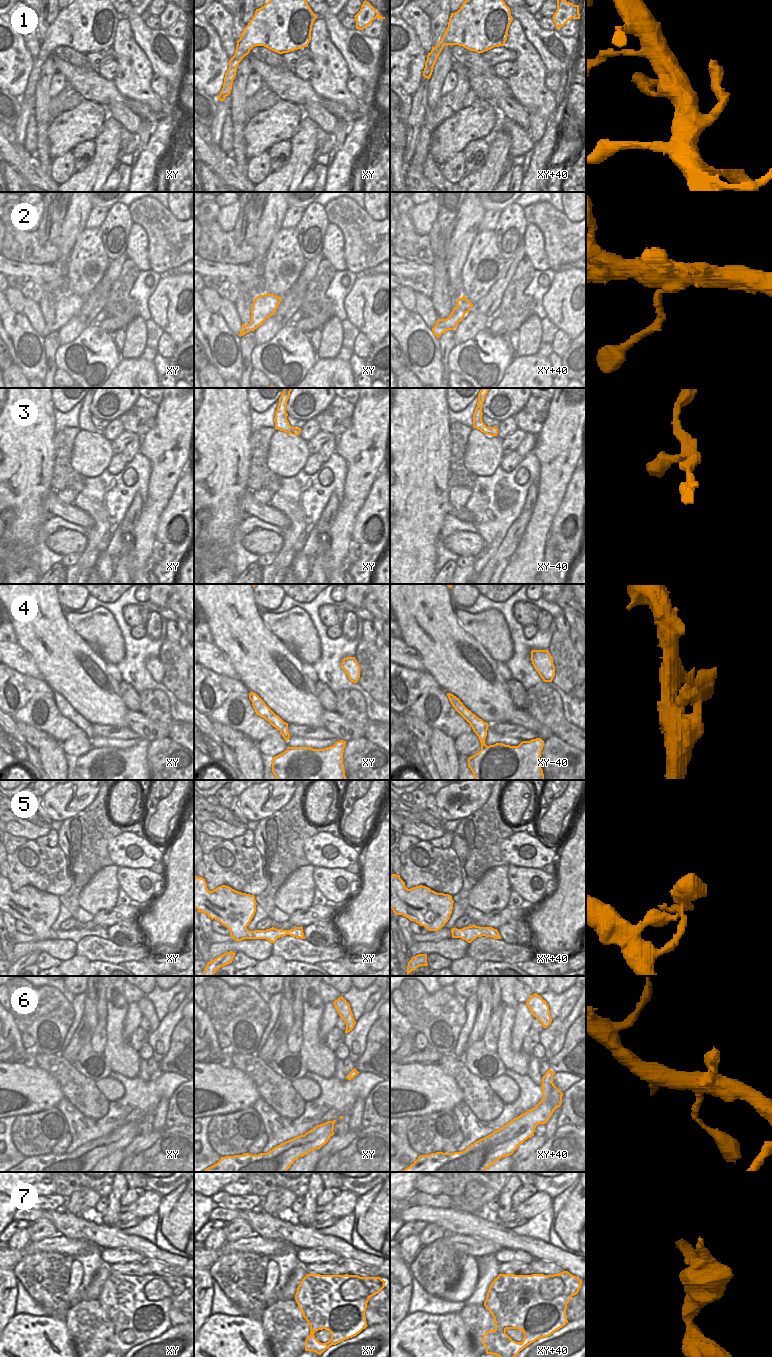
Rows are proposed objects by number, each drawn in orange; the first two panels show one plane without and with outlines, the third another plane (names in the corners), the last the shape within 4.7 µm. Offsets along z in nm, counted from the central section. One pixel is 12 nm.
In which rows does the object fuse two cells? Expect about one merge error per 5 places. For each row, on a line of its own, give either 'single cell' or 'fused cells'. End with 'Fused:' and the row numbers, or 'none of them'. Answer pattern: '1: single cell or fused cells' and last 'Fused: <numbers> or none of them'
1: single cell
2: single cell
3: single cell
4: single cell
5: single cell
6: single cell
7: fused cells
Fused: 7

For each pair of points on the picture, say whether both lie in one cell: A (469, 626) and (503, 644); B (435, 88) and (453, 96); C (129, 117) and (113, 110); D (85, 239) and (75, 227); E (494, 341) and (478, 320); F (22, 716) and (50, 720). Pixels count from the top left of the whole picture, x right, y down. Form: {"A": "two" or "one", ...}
{"A": "one", "B": "two", "C": "one", "D": "two", "E": "two", "F": "one"}

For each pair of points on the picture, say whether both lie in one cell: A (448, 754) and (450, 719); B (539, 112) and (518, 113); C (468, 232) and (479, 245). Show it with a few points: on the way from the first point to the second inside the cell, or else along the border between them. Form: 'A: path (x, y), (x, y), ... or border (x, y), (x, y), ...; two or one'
A: border (432, 728), (438, 728), (453, 739); two
B: border (512, 96), (527, 113), (527, 129); two
C: border (478, 231), (465, 261); two

